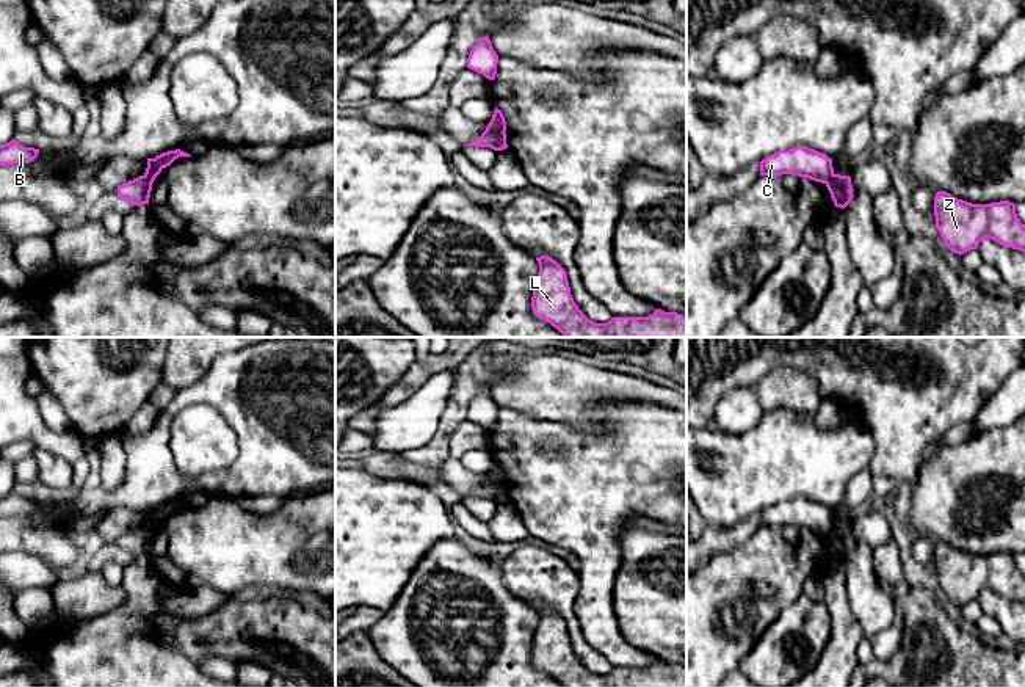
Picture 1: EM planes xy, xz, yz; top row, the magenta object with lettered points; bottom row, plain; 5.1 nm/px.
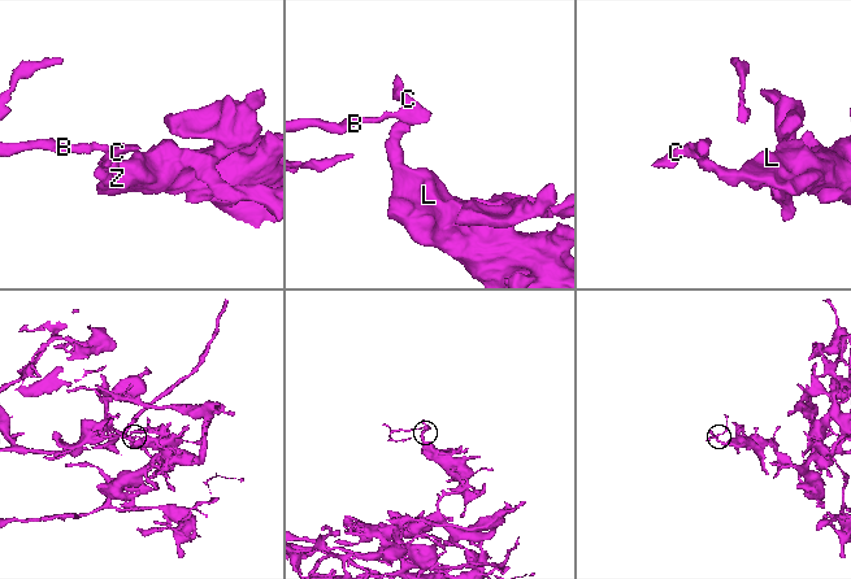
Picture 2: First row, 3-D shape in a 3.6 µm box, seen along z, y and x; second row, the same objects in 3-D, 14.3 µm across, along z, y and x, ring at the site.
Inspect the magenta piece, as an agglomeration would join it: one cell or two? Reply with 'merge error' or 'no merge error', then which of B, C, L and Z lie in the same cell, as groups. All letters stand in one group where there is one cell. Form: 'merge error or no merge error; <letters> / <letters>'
merge error; B C / L Z

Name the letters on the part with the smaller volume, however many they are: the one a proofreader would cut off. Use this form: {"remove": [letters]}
{"remove": ["B", "C"]}

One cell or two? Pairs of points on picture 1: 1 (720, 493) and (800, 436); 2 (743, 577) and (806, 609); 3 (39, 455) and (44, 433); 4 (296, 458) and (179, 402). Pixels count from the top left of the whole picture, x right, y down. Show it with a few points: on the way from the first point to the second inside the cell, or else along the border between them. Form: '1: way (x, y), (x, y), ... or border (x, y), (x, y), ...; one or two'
1: way (740, 476), (779, 457); one
2: border (803, 593), (767, 626); two
3: border (36, 446), (63, 457), (71, 465); two
4: way (267, 430), (221, 396), (209, 396); one

